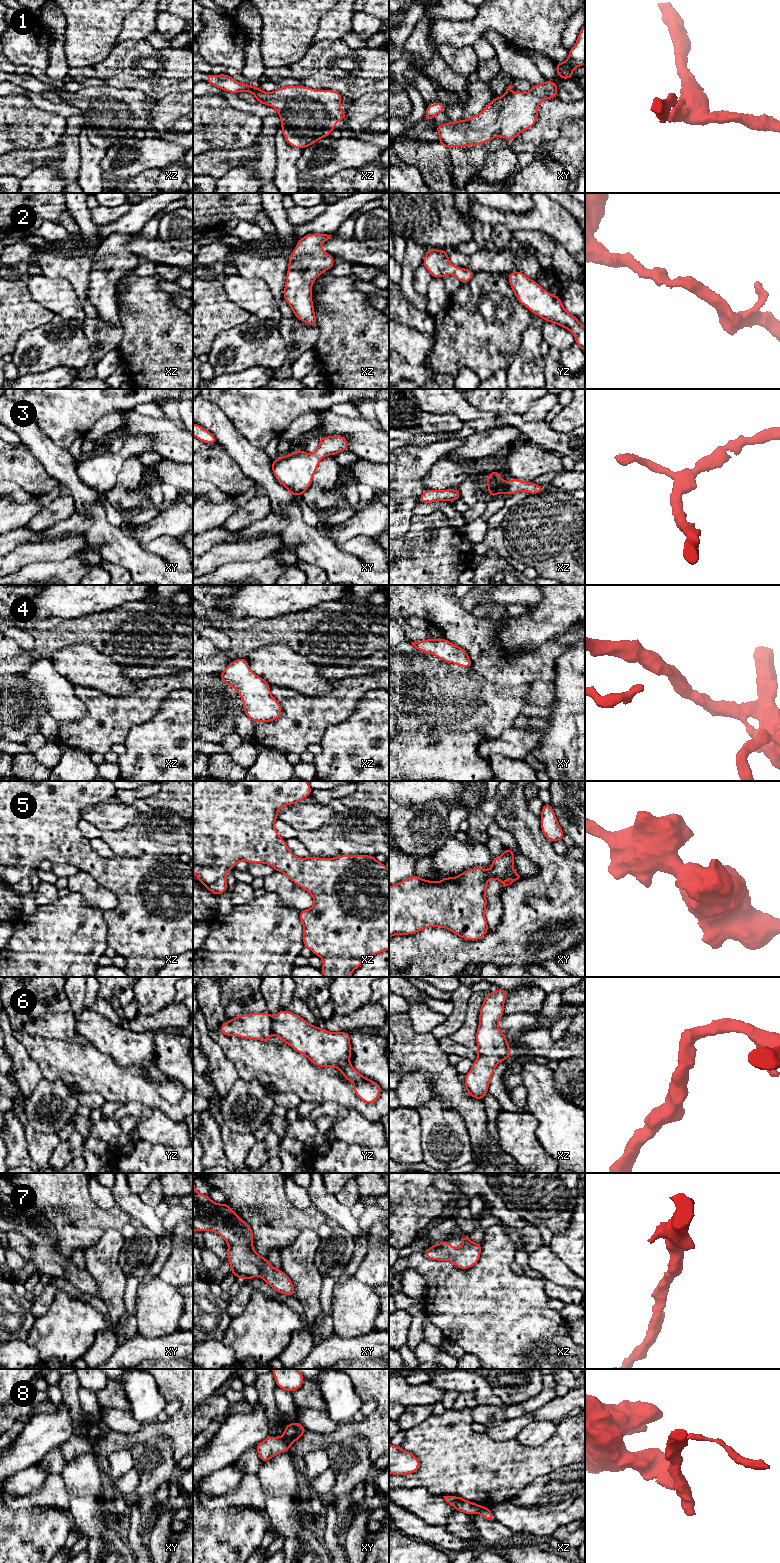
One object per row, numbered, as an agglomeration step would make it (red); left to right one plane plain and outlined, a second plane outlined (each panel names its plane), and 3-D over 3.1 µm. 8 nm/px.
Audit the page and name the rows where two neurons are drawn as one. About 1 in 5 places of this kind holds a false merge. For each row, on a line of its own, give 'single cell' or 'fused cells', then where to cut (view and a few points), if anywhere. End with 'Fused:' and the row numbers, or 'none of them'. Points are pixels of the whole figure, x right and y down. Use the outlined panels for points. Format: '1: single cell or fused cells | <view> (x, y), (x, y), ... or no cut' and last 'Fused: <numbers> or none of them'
1: single cell | no cut
2: single cell | no cut
3: single cell | no cut
4: single cell | no cut
5: single cell | no cut
6: single cell | no cut
7: single cell | no cut
8: fused cells | xy (282, 1436), (289, 1445)
Fused: 8

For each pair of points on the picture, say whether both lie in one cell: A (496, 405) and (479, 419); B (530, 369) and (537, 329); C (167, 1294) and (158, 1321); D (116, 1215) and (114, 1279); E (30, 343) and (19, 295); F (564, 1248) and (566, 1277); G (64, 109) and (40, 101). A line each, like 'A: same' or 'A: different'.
A: different
B: same
C: same
D: different
E: different
F: different
G: same

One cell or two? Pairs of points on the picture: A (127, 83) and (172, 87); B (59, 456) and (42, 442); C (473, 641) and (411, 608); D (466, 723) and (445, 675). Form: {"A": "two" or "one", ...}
{"A": "one", "B": "one", "C": "one", "D": "one"}

